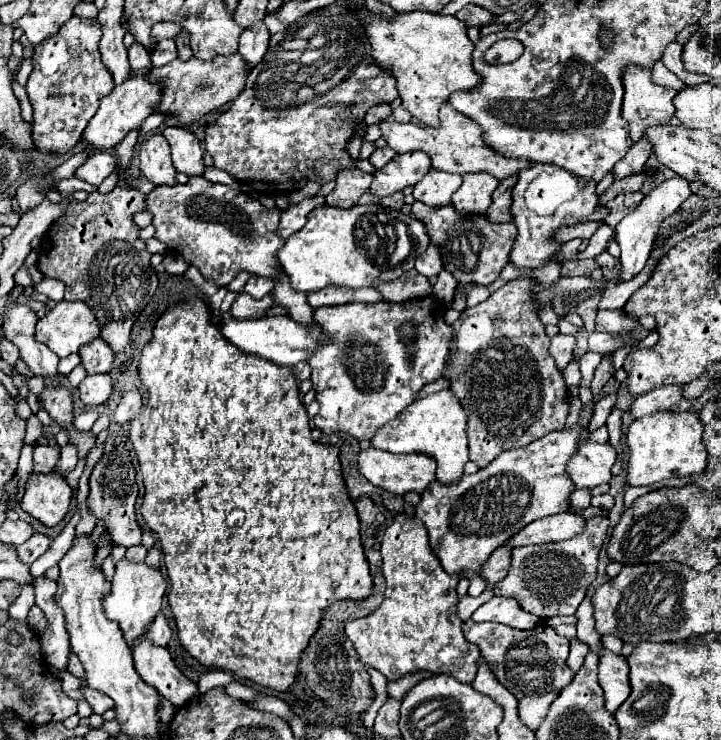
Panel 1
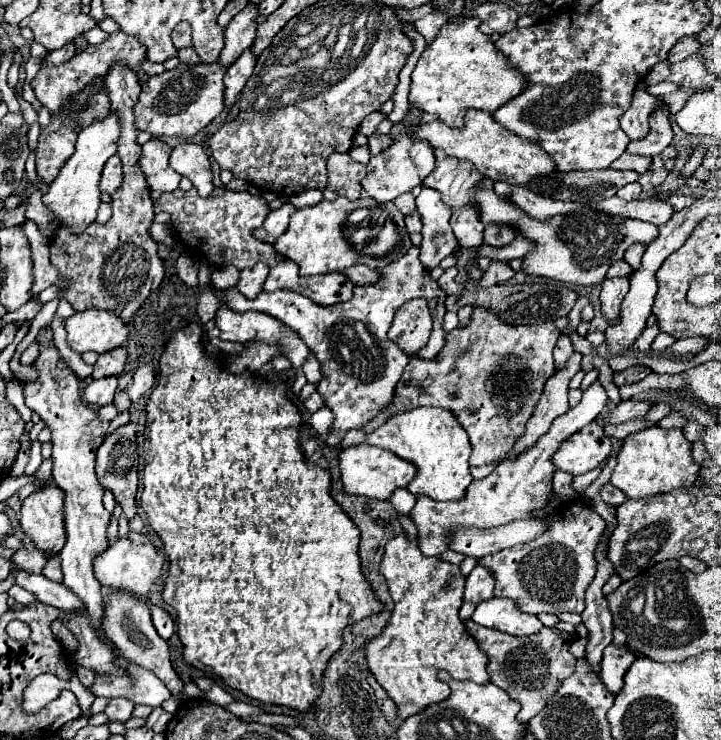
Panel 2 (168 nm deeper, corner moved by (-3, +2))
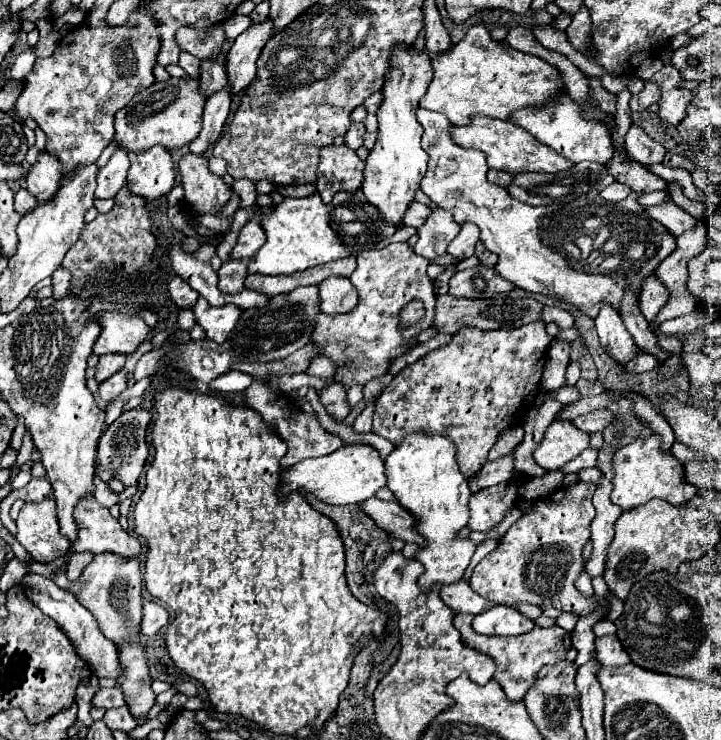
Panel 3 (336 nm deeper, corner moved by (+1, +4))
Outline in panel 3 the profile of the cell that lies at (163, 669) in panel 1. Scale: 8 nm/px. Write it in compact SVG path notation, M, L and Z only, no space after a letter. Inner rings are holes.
M99 554L93 558L93 562L83 570L79 580L69 582L65 578L65 566L51 572L51 580L69 592L75 594L75 598L95 616L99 622L101 632L105 638L109 638L113 644L117 640L129 640L129 636L137 636L137 644L145 648L141 642L141 572L139 572L139 560L123 560L115 554Z

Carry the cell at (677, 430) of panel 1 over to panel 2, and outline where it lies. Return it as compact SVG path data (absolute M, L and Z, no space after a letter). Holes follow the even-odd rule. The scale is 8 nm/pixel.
M651 426L647 430L629 434L623 440L623 448L617 456L617 466L611 474L611 484L621 488L631 500L643 500L649 496L665 494L675 488L687 488L697 482L699 466L691 458L691 442L685 440L681 430L663 430Z

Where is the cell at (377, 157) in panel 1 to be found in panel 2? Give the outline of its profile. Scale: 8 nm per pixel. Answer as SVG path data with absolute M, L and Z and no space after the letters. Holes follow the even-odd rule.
M373 134L373 136L369 136L369 150L371 150L371 156L375 156L375 154L379 154L381 150L385 150L385 146L389 146L389 142L391 142L391 136L389 134Z

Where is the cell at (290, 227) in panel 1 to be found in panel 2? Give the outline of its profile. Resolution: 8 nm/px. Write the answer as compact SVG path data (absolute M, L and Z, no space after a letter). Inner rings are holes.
M285 202L279 210L273 210L267 214L265 222L253 230L253 236L261 242L273 244L287 230L287 224L289 224L289 218L293 212L295 212L295 206L291 202Z

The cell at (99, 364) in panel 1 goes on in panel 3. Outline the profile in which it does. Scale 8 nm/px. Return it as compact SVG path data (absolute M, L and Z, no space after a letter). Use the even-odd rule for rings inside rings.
M105 354L99 358L99 364L95 368L95 380L103 382L109 376L113 376L115 372L119 372L125 366L127 356L113 356L113 354Z

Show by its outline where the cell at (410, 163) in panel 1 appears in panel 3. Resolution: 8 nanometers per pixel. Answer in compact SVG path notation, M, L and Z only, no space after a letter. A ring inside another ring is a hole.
M395 48L391 58L393 70L387 74L383 86L383 104L377 112L379 118L379 134L373 150L365 160L363 170L363 194L367 202L377 206L383 218L395 226L401 226L401 218L413 200L415 192L427 170L427 152L421 148L423 128L417 122L417 108L421 96L427 92L433 70L429 64L429 54L415 54L411 48Z

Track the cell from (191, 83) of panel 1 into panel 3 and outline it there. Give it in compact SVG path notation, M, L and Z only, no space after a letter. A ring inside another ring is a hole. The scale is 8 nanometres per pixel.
M191 76L169 78L165 82L153 82L149 88L137 92L137 96L115 114L115 142L129 152L147 150L155 144L167 150L191 144L201 132L201 116L207 100L197 84L199 80Z

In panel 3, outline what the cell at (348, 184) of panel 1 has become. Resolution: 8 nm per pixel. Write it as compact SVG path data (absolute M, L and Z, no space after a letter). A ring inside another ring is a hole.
M347 146L321 148L317 168L317 194L325 204L331 202L335 192L355 192L363 184L365 162Z

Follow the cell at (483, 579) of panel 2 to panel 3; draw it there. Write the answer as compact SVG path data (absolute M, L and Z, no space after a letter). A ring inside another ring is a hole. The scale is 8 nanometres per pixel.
M461 578L457 584L443 586L441 600L455 612L467 612L467 614L481 614L495 606L495 604L489 604L489 600L481 598L477 592L473 592L473 588L469 588L465 578Z

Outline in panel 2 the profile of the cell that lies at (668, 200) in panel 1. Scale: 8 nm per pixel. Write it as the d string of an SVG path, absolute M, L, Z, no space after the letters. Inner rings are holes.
M611 278L603 282L599 300L601 300L601 314L605 316L607 324L619 322L619 310L625 294L629 292L629 280L627 278Z

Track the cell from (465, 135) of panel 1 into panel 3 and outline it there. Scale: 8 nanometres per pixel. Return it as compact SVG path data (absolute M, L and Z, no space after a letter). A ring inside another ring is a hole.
M475 116L467 126L453 126L451 128L453 142L463 148L481 150L487 156L487 166L505 170L507 174L521 174L521 172L561 172L571 166L569 160L559 156L555 150L541 144L535 136L527 130L511 124L509 120L497 120L489 116Z

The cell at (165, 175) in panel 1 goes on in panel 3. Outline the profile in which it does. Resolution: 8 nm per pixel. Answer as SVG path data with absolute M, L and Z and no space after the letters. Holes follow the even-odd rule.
M153 146L145 152L129 152L129 160L131 168L127 176L127 186L133 194L147 200L169 194L175 184L175 170L167 148Z

